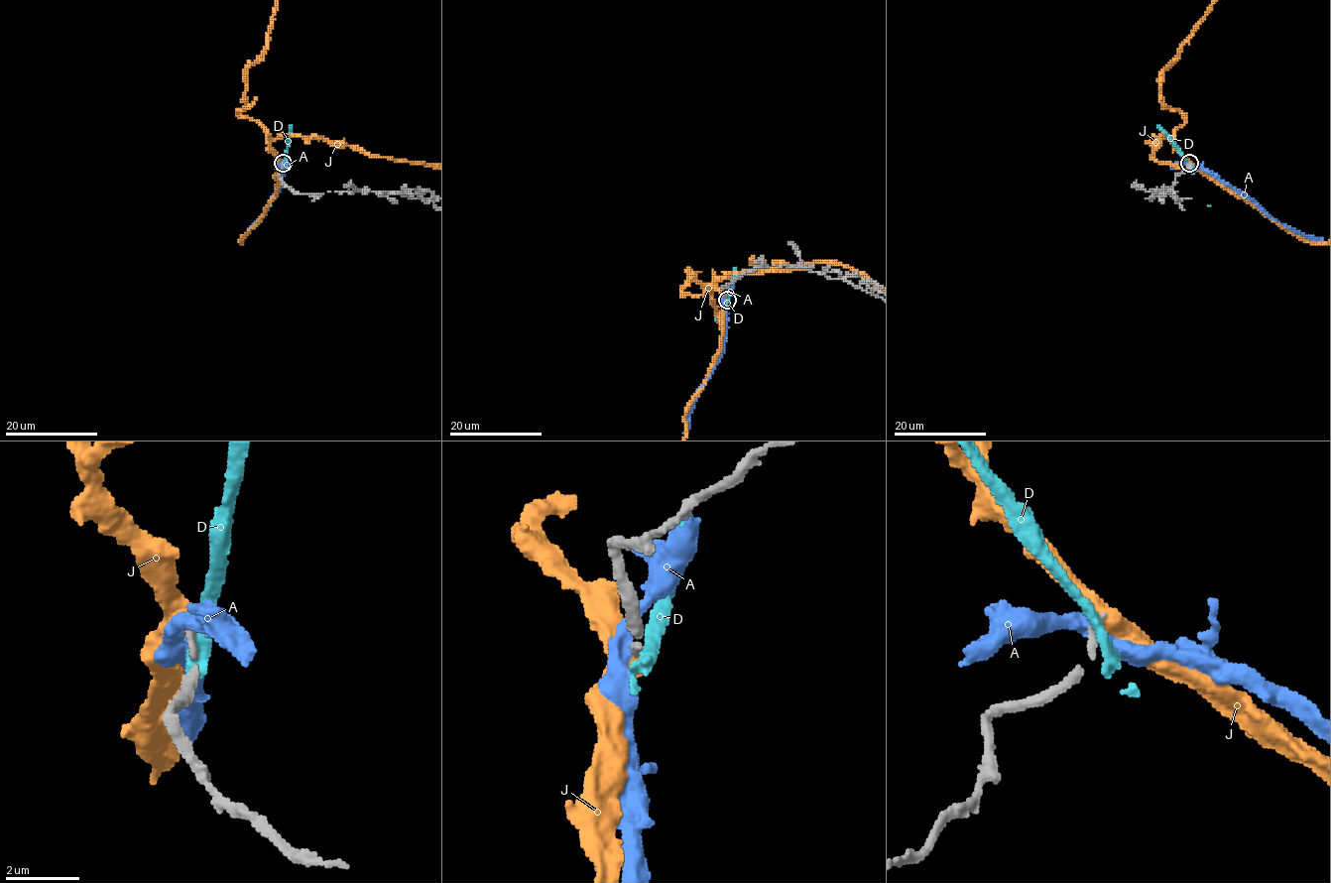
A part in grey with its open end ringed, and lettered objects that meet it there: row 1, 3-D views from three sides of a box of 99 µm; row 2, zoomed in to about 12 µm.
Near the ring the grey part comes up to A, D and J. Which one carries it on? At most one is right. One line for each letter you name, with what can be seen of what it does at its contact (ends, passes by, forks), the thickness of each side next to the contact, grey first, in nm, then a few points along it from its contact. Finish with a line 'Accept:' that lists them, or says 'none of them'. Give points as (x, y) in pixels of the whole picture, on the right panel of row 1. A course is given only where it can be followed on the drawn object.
Accept: none of them

